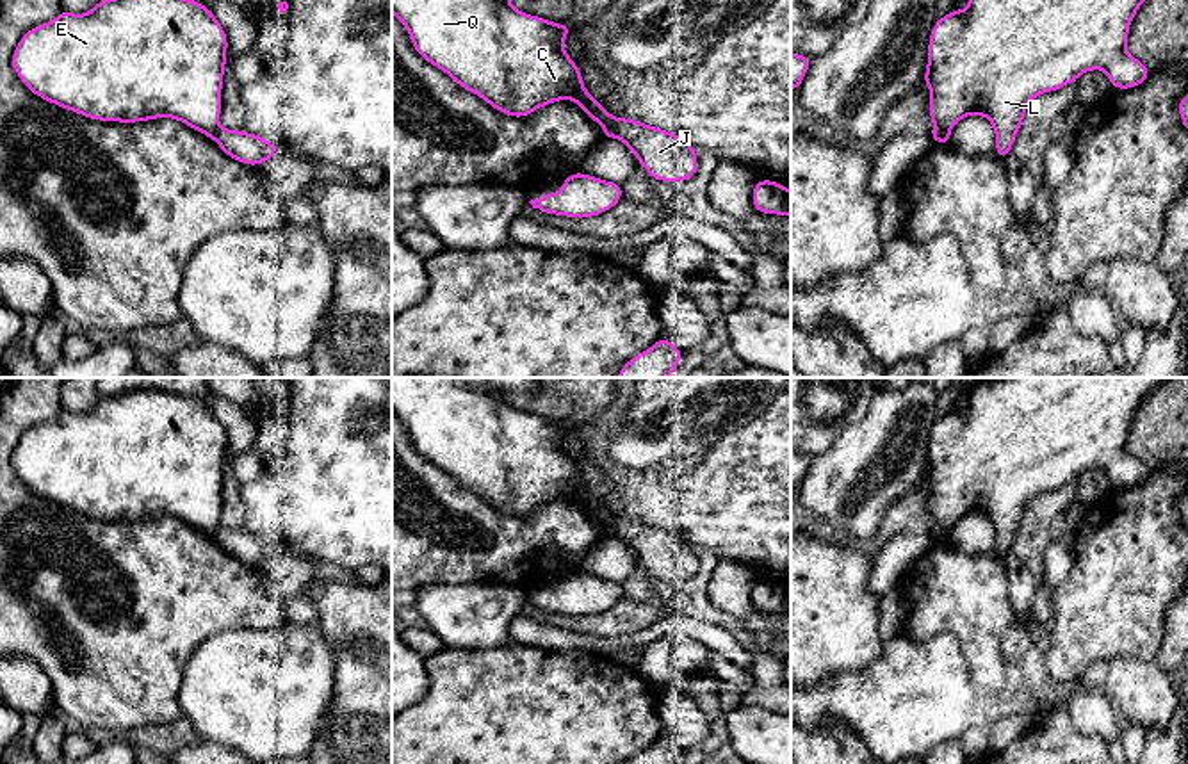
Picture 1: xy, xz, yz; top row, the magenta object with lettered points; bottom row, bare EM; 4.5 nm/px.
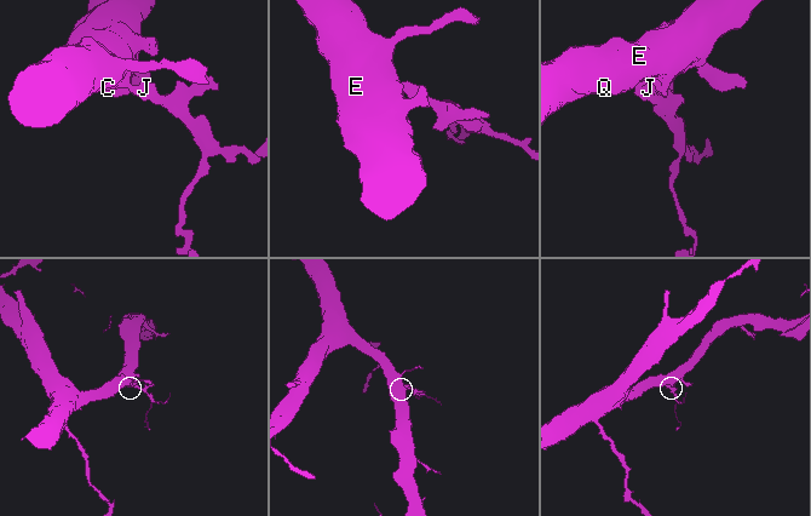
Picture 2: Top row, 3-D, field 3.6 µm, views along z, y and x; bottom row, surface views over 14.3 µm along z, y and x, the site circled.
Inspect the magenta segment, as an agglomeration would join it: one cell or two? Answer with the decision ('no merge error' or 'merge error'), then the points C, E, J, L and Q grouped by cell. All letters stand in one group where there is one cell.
merge error | C E L Q / J

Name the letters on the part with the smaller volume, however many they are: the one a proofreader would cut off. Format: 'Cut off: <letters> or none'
Cut off: J

